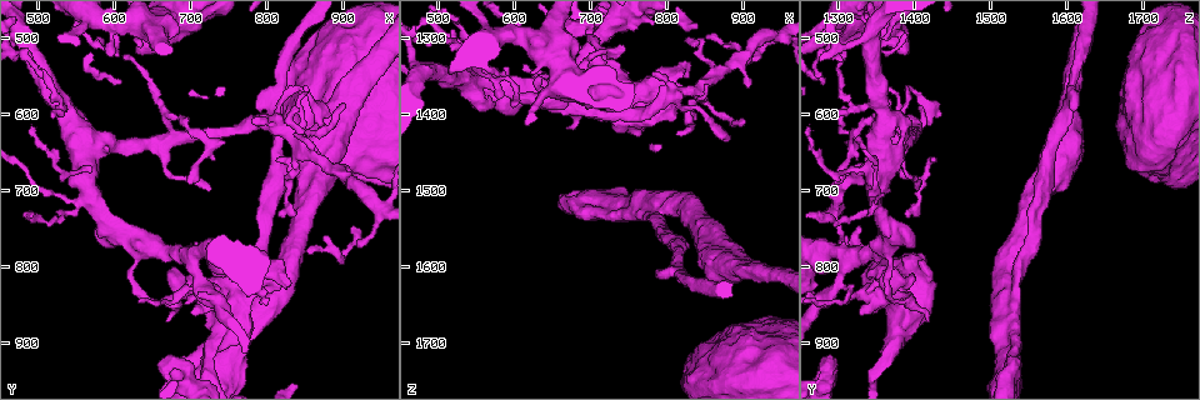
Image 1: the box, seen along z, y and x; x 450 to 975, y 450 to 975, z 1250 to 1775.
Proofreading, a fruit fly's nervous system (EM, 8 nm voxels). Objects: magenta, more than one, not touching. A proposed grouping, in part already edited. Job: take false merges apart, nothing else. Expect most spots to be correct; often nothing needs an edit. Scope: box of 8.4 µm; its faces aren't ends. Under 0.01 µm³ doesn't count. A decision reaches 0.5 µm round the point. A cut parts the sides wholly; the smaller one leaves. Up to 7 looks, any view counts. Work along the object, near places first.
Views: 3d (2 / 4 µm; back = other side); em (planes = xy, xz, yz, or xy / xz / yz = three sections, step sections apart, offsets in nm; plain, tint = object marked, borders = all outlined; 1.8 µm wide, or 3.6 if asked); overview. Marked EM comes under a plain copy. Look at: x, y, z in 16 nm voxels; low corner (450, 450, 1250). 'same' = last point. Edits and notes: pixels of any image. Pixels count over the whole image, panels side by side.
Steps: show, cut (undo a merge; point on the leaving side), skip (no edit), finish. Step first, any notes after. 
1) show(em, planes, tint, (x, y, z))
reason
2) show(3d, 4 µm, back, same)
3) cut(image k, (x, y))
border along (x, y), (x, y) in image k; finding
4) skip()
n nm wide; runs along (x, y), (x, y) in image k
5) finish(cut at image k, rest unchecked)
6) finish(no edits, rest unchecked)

show(3d, 4 µm, (680, 845, 1395))
abrupt turn

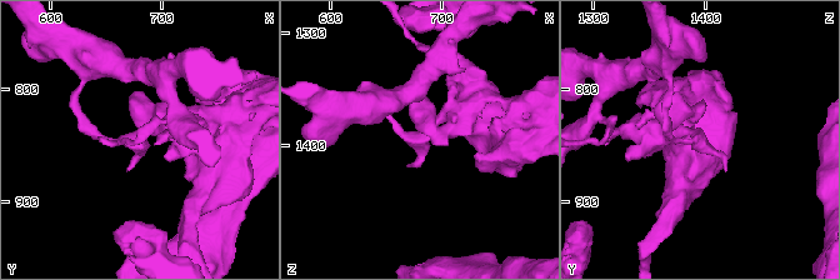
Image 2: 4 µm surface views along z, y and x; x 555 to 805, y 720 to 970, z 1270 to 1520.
show(em, planes, tint, (682, 842, 1394))
need the tissue

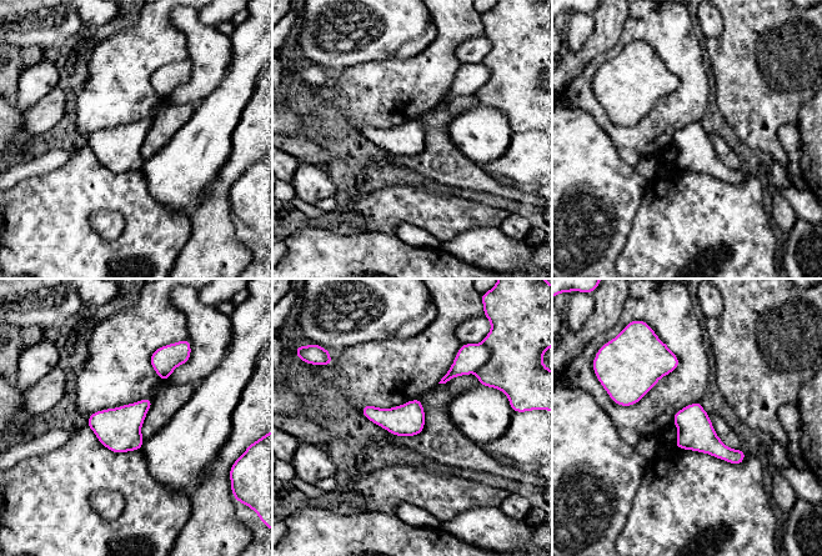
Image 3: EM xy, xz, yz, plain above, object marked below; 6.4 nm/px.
cut(image 3, (516, 367))
border along (481, 365), (475, 371) in image 3; two neurons meet here

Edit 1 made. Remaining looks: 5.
show(em, planes, tint, (810, 610, 1370))
three-way junction

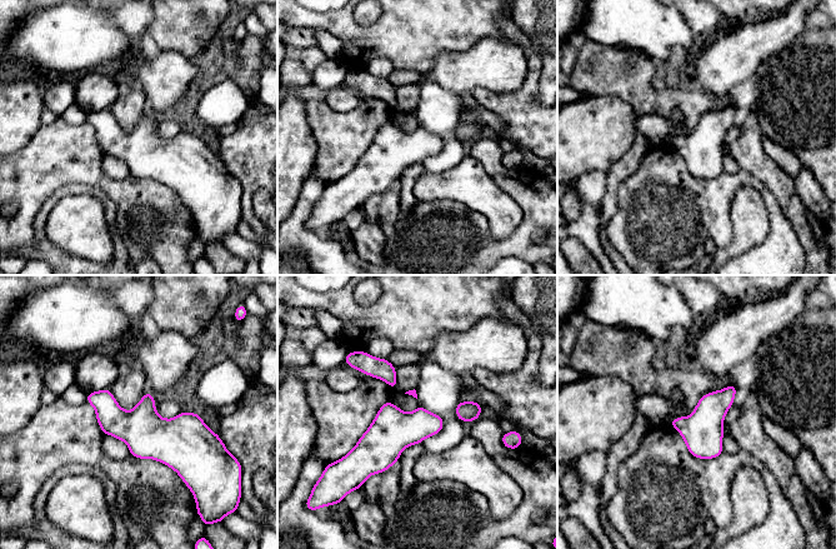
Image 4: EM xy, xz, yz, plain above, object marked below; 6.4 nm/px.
skip()
continuous, no second neuron

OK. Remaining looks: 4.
show(em, 3.6 µm, planes, tint, (565, 665, 1355))
small branch off a trunk

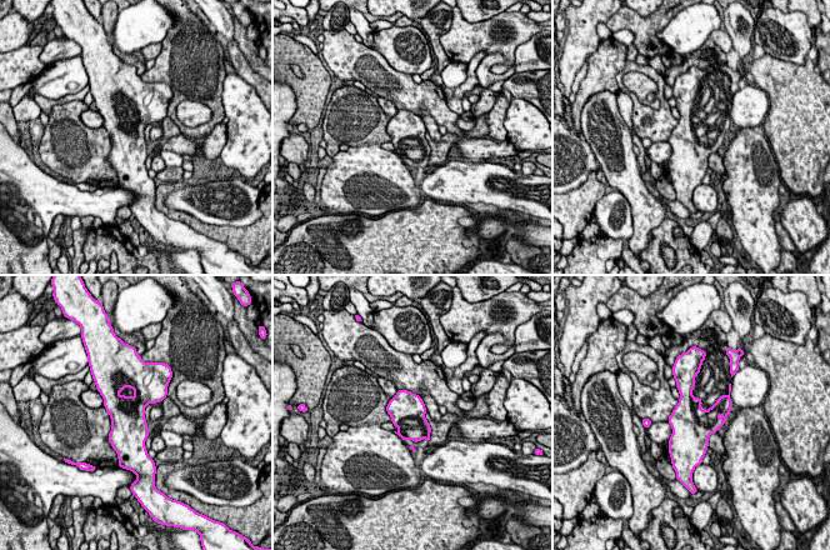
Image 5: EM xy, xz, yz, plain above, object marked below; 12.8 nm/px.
skip()
continuous, no second neuron

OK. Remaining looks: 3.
finish(cut at image 3, rest unchecked)

